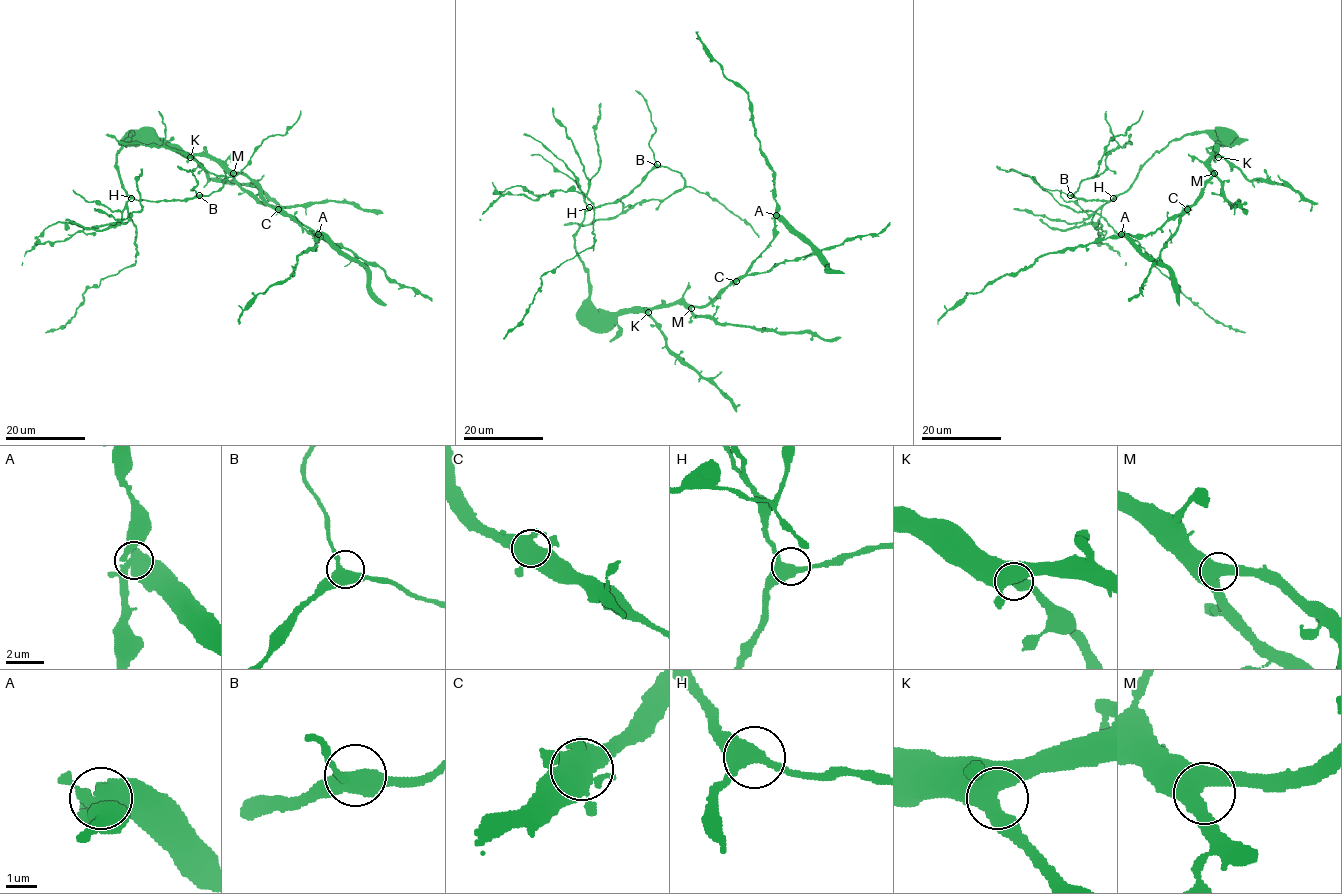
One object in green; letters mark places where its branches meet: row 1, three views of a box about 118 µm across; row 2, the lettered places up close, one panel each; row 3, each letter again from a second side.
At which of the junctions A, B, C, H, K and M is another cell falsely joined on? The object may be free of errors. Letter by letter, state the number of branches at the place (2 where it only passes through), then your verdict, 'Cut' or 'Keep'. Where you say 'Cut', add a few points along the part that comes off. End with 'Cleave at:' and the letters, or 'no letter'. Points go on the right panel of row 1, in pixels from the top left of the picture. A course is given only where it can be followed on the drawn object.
A: Branches: 4. Cut. Course of the part to remove: (1121, 234), (1169, 271), (1179, 304)
B: Branches: 3. Keep
C: Branches: 5. Keep
H: Branches: 3. Keep
K: Branches: 3. Keep
M: Branches: 3. Keep
Cleave at: A

